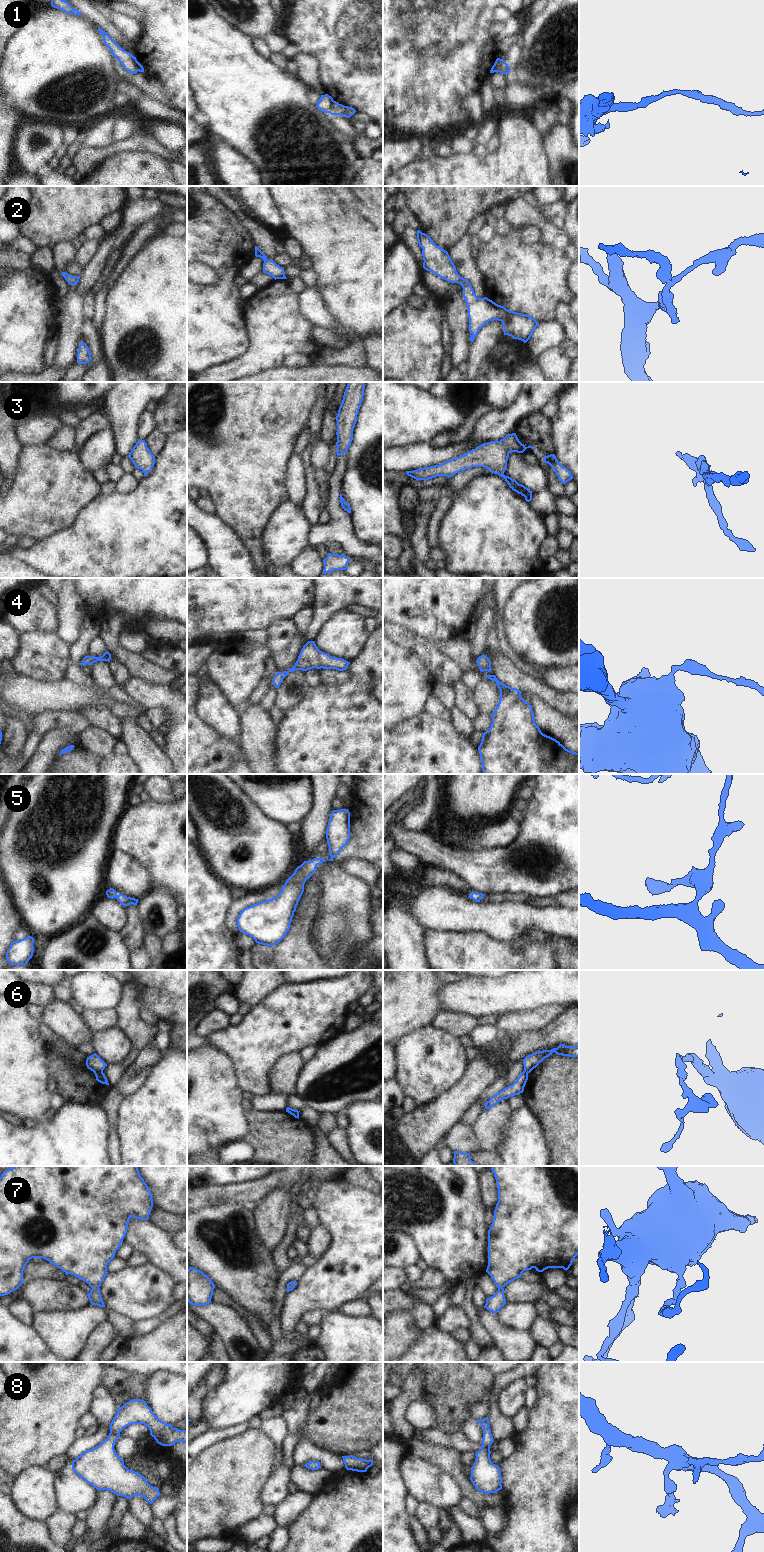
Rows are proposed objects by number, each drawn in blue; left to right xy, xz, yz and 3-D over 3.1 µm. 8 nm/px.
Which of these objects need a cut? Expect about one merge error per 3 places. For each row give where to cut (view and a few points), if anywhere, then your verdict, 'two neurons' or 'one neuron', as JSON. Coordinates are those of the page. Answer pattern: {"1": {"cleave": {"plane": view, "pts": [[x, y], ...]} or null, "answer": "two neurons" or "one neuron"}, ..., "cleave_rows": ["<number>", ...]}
{"1": {"cleave": {"plane": "xz", "pts": [[333, 100], [328, 112]]}, "answer": "two neurons"}, "2": {"cleave": null, "answer": "one neuron"}, "3": {"cleave": null, "answer": "one neuron"}, "4": {"cleave": null, "answer": "one neuron"}, "5": {"cleave": null, "answer": "one neuron"}, "6": {"cleave": {"plane": "xy", "pts": [[94, 1071], [102, 1072]]}, "answer": "two neurons"}, "7": {"cleave": null, "answer": "one neuron"}, "8": {"cleave": null, "answer": "one neuron"}, "cleave_rows": ["1", "6"]}

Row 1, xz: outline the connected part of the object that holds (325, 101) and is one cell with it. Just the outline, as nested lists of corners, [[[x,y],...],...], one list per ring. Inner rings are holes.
[[[328,94],[321,95],[316,107],[324,113],[329,113],[329,109],[333,101],[333,98]]]

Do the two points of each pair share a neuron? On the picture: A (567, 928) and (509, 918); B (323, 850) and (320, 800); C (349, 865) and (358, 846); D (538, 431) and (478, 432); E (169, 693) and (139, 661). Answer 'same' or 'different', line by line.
A: same
B: different
C: different
D: different
E: different

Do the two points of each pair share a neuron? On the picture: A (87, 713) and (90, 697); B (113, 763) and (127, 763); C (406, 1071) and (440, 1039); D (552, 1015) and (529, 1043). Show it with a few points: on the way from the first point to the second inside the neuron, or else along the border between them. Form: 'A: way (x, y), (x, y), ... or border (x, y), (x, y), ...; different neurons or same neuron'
A: border (107, 704), (101, 701), (90, 702), (73, 711); different neurons
B: way (116, 763), (124, 763); same neuron
C: way (415, 1062), (425, 1052), (426, 1047), (431, 1045); same neuron
D: border (559, 1016), (543, 1029), (518, 1034); different neurons

